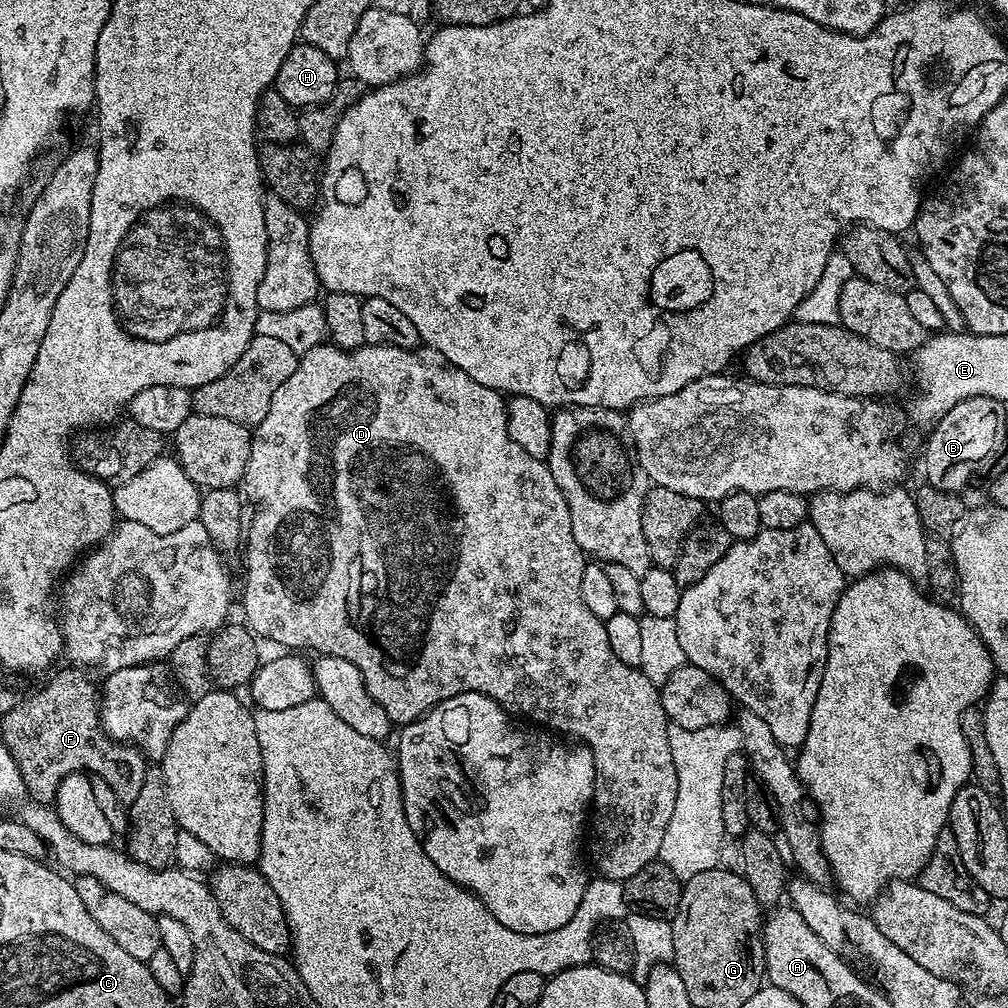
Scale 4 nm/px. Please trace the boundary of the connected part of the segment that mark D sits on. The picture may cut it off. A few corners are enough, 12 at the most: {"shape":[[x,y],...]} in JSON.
{"shape":[[301,355],[252,432],[244,616],[393,725],[463,692],[592,752],[657,859],[660,690],[505,397]]}

